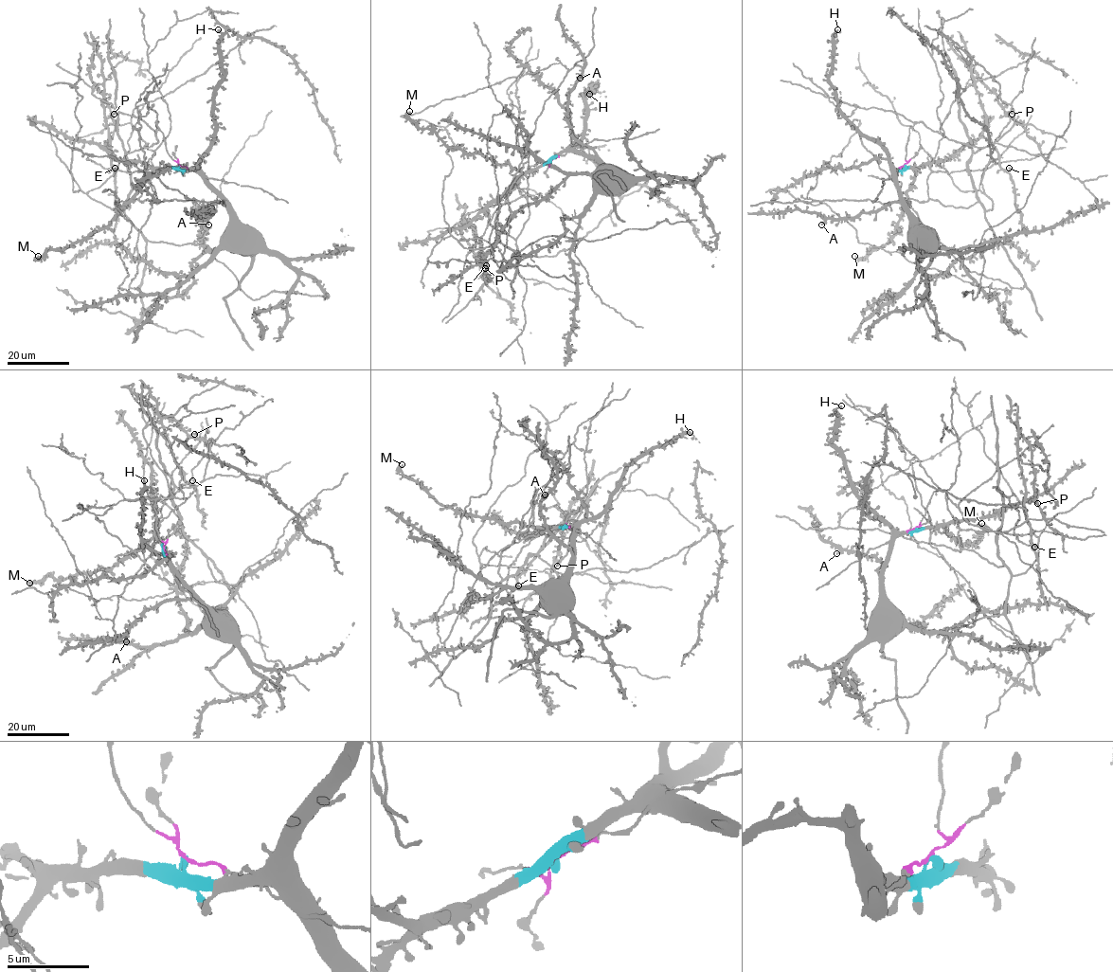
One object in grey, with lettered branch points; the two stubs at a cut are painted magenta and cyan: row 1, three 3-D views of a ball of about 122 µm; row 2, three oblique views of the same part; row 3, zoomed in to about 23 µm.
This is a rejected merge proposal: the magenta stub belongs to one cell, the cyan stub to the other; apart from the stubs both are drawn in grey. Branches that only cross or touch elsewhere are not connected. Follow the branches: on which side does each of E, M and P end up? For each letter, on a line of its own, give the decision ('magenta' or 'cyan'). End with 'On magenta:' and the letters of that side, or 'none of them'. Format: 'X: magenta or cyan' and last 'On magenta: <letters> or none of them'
E: magenta
M: cyan
P: magenta
On magenta: E, P

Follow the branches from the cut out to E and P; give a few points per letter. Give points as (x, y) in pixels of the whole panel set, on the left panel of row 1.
E: (180, 166), (168, 152), (157, 122), (155, 133), (92, 94), (102, 83), (115, 168)
P: (180, 166), (168, 152), (158, 122), (158, 142), (146, 148), (130, 123), (113, 120), (115, 113)

